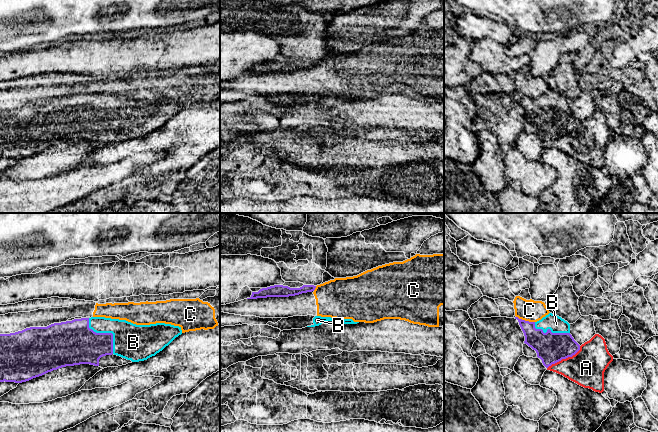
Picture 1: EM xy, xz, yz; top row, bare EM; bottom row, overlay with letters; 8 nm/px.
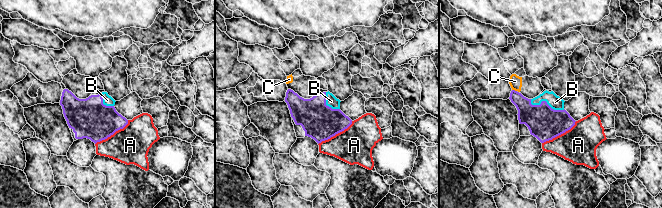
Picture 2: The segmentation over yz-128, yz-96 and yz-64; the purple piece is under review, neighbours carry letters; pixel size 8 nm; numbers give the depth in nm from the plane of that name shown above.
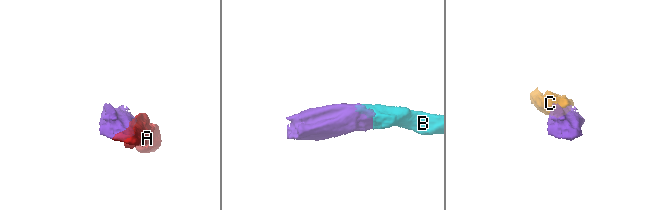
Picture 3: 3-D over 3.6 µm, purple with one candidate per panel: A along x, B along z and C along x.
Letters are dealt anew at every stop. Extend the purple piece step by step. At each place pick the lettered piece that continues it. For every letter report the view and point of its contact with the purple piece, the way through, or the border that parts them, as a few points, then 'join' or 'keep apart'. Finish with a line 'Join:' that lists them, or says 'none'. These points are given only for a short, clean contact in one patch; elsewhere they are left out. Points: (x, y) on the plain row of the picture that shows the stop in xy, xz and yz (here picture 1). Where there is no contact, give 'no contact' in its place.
A: yz (564, 134) | keep apart
B: xy (106, 109) | join
C: yz (524, 96) | along yz (516, 92), (534, 98) | keep apart
Join: B

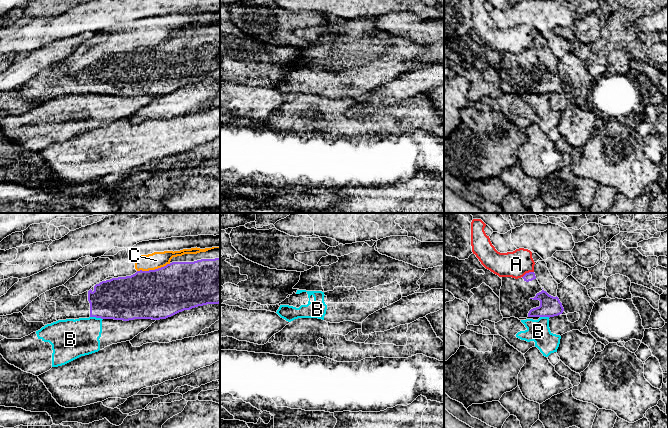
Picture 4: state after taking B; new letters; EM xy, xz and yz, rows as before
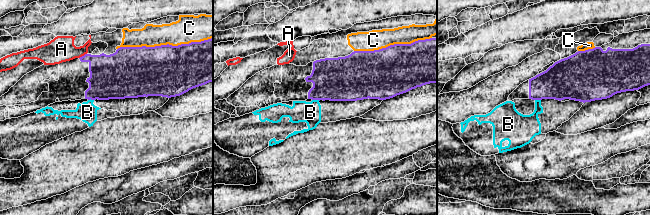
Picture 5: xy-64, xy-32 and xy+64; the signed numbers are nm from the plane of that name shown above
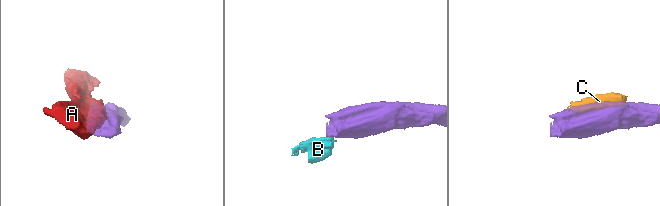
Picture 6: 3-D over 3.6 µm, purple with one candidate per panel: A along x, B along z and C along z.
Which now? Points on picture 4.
A: yz (527, 49) | keep apart
B: xy (96, 93) | keep apart
C: xy (153, 46) | keep apart
Join: none

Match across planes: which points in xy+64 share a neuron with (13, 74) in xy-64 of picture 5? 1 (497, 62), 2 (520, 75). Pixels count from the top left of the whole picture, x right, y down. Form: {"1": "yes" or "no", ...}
{"1": "yes", "2": "no"}

